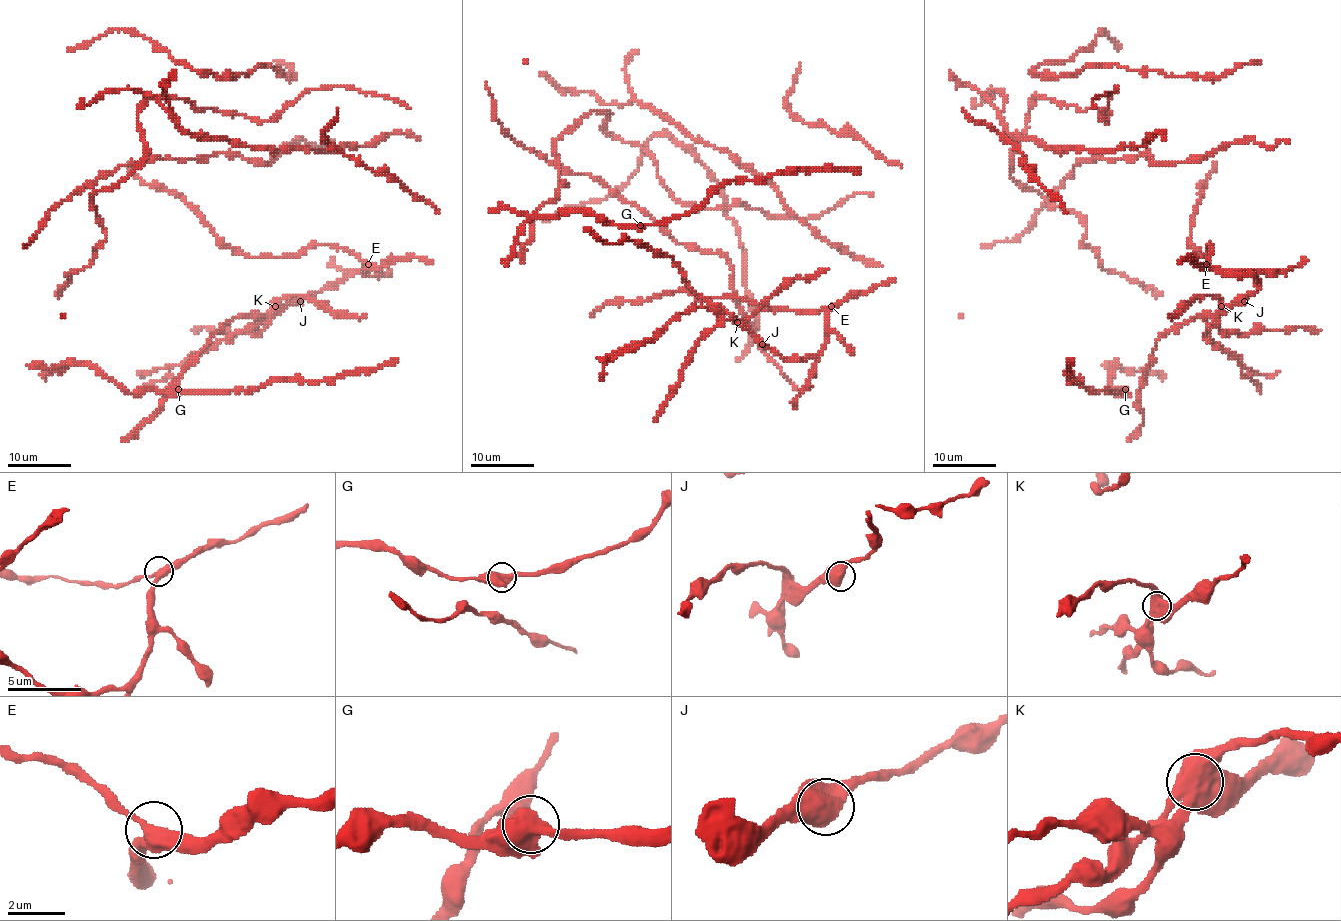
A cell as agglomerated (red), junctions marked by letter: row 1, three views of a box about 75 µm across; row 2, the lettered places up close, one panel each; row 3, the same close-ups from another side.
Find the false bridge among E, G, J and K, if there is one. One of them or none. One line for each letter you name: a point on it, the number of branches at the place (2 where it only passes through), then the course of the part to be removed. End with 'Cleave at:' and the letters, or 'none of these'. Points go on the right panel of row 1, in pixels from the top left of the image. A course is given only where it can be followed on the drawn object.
K: at (1221, 306); 3 branches meet; foreign part runs (1222, 305), (1220, 317), (1207, 329), (1207, 334), (1245, 367), (1261, 375), (1275, 375), (1280, 370)
Cleave at: K

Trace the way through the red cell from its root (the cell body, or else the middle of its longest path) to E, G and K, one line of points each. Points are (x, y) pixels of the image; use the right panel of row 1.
E: (1144, 383), (1144, 367), (1160, 337), (1198, 315), (1225, 312), (1258, 288), (1252, 272), (1218, 272), (1206, 264)
G: (1144, 383), (1136, 399), (1126, 394), (1125, 389)
K: (1144, 383), (1144, 367), (1152, 358), (1157, 340), (1198, 315), (1214, 315), (1222, 305)

